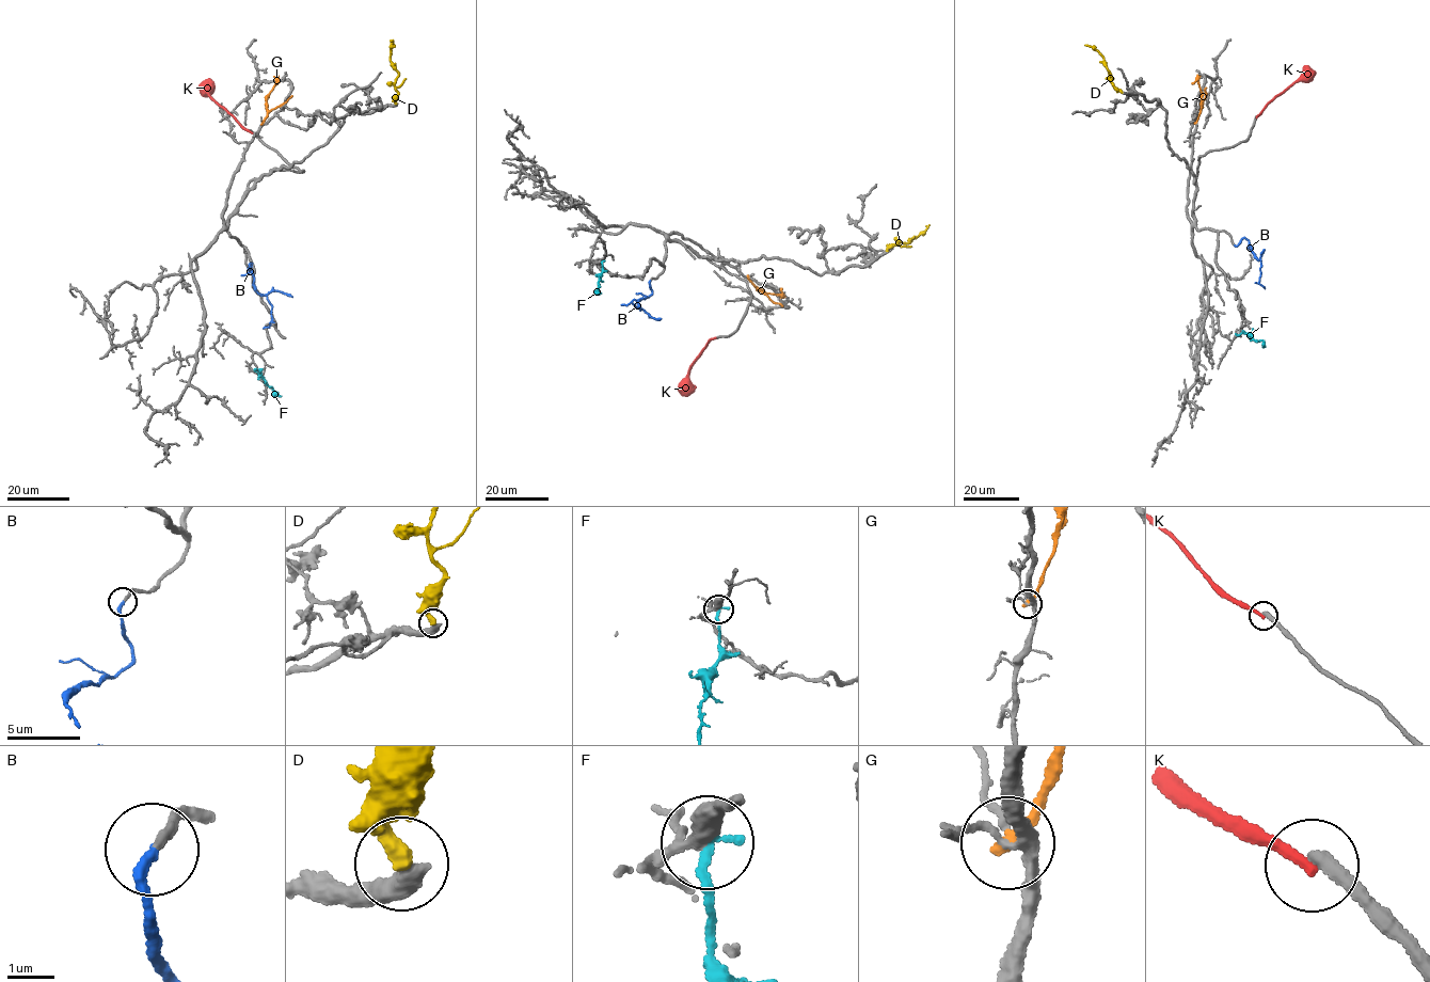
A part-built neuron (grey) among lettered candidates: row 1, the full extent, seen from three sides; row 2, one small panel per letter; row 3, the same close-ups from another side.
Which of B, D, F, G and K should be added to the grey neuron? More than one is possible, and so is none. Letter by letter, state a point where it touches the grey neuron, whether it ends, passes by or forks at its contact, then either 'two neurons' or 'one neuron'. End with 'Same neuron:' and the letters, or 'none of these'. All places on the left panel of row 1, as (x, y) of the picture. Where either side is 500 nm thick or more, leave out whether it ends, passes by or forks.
B: contact (248, 268); it ends; one neuron
D: contact (395, 104); it ends; two neurons
F: contact (254, 369); it ends; two neurons
G: contact (261, 124); it ends; two neurons
K: contact (252, 132); it ends; two neurons
Same neuron: B

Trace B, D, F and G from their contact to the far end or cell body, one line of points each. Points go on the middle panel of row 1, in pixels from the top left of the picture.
B: (650, 281), (652, 294), (637, 302), (641, 309), (631, 302), (621, 304)
D: (887, 251), (900, 241), (910, 242), (930, 225)
F: (602, 260), (598, 292), (601, 292)
G: (747, 276), (763, 292), (781, 295), (780, 288)

